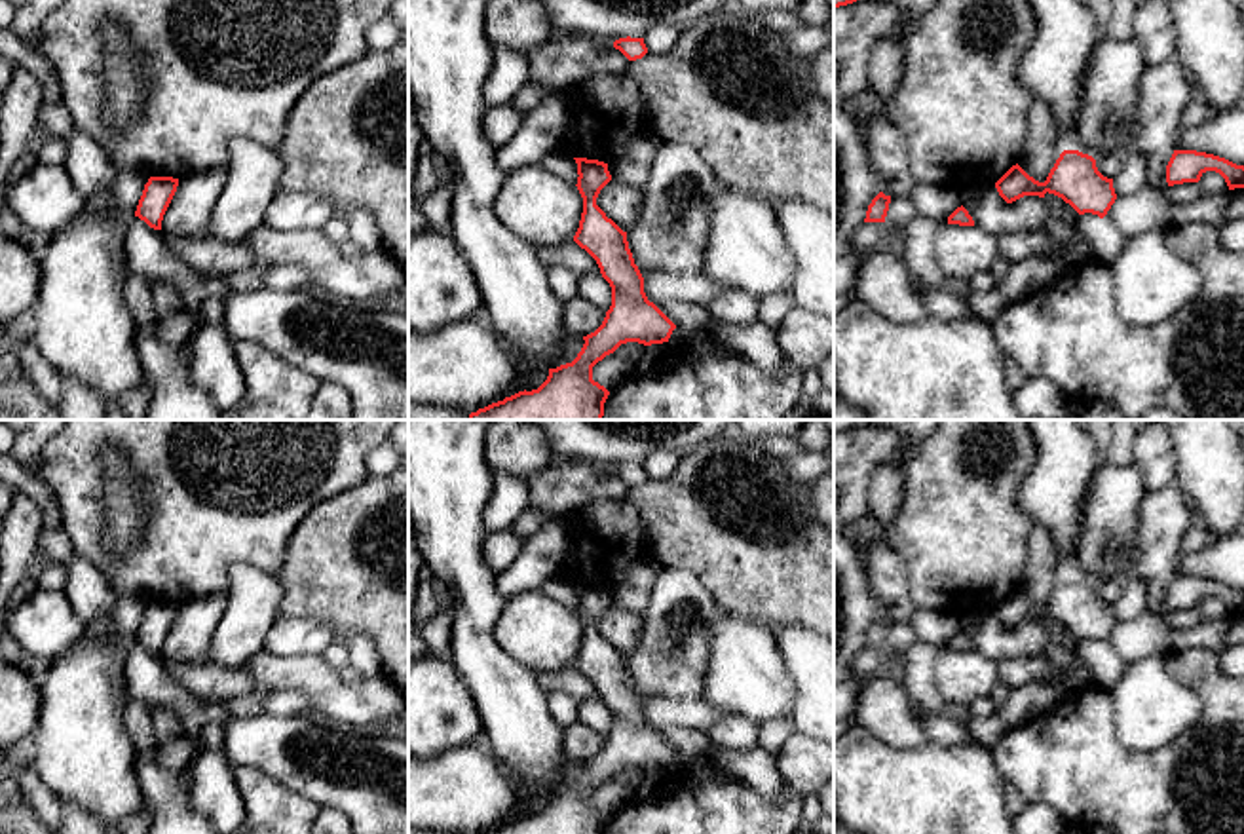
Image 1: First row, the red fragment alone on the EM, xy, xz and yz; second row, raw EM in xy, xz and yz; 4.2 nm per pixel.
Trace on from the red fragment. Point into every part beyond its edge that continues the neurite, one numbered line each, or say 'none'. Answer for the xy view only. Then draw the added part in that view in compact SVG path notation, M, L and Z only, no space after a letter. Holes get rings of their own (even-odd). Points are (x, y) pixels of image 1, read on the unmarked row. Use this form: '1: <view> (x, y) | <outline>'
none

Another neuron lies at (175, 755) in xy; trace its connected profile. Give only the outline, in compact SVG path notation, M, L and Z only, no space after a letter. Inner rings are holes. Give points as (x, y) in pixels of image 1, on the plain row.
M182 735L165 745L156 747L158 762L173 771L186 771L190 768L190 760L198 749L198 741Z

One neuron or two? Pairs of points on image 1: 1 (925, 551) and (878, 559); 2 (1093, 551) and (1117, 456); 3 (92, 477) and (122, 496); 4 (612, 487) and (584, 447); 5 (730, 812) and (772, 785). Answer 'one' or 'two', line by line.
1: two
2: two
3: two
4: two
5: two

